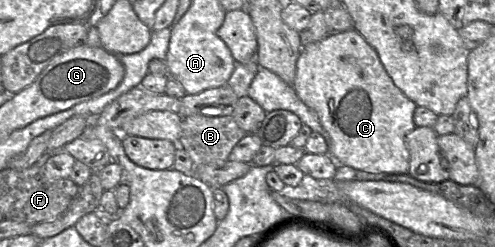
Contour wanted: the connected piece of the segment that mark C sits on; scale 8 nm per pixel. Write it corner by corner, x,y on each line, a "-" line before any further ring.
355,29
303,46
293,88
327,131
328,154
336,163
369,173
408,174
409,151
405,137
416,127
413,115
417,105
394,84
375,49

